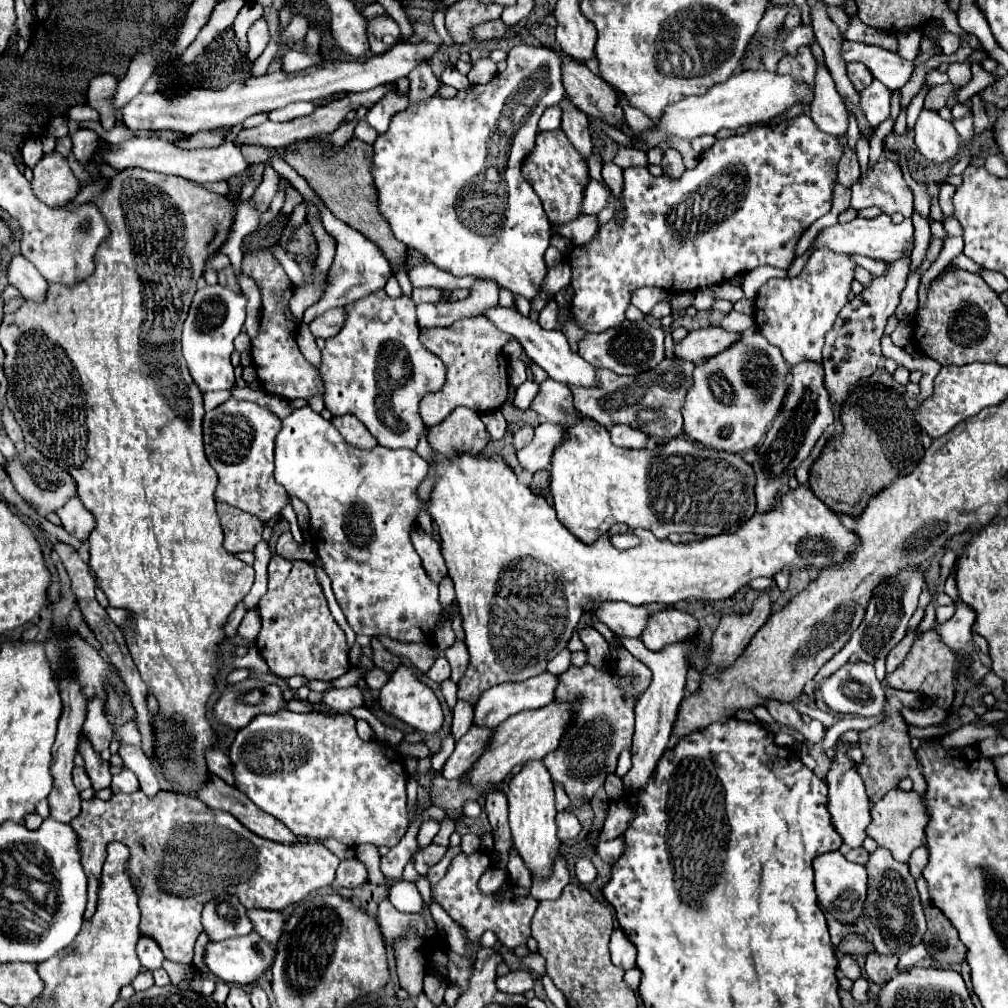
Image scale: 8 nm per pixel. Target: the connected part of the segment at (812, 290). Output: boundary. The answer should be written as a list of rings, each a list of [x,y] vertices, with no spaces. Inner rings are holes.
[[[818,249],[810,255],[800,275],[770,279],[760,287],[754,301],[756,327],[772,345],[780,347],[784,359],[792,367],[804,361],[822,363],[824,335],[832,329],[840,309],[848,303],[854,267],[856,263],[846,255],[832,253],[830,249]]]

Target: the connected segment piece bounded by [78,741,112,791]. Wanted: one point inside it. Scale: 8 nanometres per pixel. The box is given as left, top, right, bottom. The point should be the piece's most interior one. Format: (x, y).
(99, 771)

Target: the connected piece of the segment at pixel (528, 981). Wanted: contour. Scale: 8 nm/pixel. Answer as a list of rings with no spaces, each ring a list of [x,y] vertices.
[[[510,971],[502,977],[496,977],[496,987],[504,993],[524,993],[528,989],[532,989],[534,981],[532,981],[532,975],[530,971]]]

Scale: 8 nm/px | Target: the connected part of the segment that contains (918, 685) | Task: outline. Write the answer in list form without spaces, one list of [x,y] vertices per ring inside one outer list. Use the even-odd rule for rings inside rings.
[[[930,629],[914,641],[914,645],[912,645],[908,657],[904,659],[904,663],[896,671],[886,675],[886,679],[888,679],[888,685],[894,687],[894,689],[924,693],[924,695],[932,697],[938,707],[950,709],[950,705],[954,701],[954,679],[956,679],[954,671],[956,671],[956,657],[954,657],[952,649],[948,649],[940,641],[940,637],[936,635],[934,629]]]

